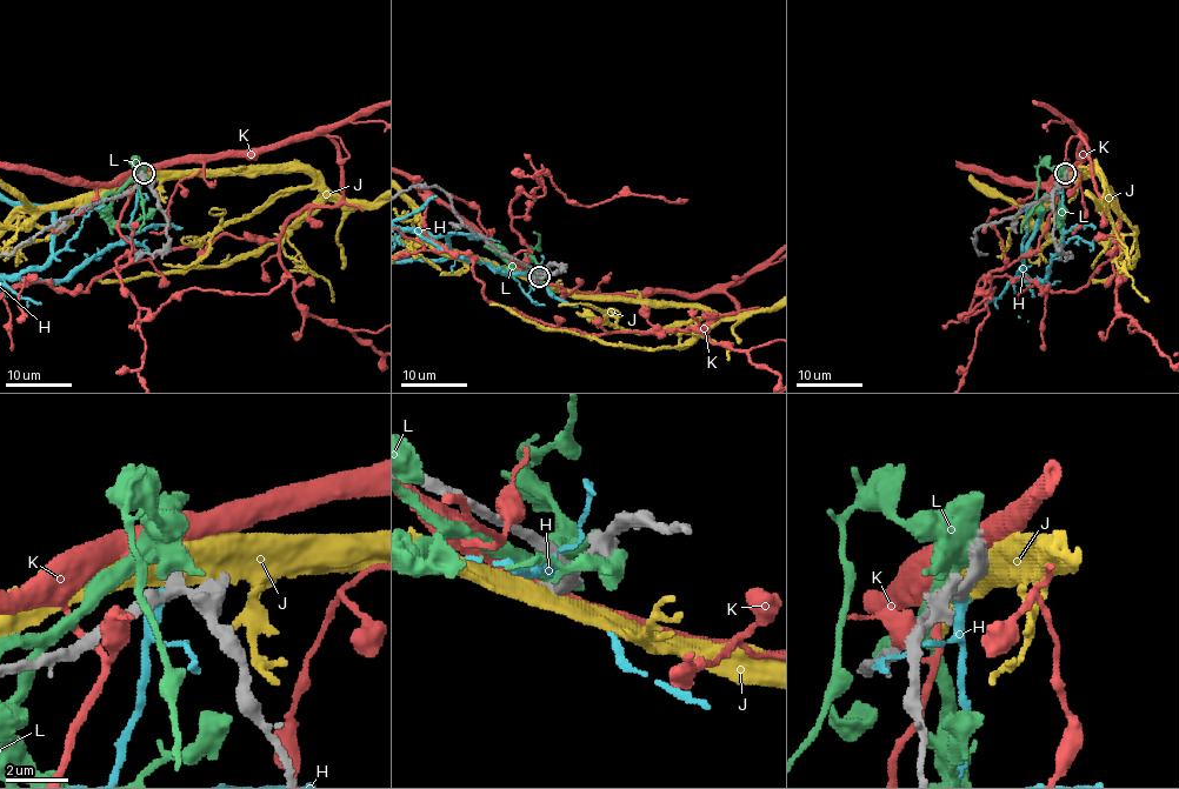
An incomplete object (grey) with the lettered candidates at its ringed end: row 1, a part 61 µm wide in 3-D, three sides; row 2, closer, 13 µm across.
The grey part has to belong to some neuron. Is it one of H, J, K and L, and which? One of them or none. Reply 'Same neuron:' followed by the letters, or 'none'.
Same neuron: none

